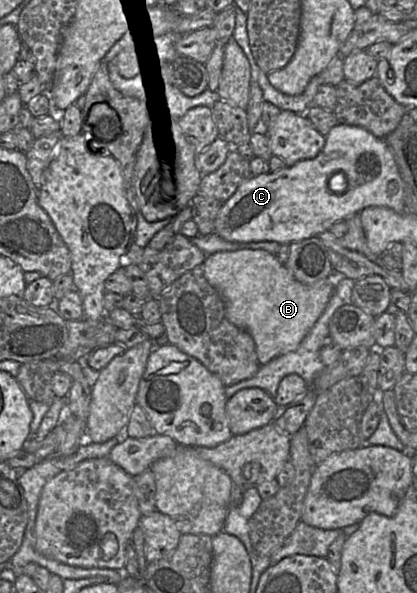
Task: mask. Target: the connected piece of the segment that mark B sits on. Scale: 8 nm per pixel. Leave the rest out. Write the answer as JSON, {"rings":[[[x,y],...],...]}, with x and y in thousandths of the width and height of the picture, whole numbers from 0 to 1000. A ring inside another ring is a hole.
{"rings":[[[628,420],[518,425],[499,430],[484,449],[499,477],[532,503],[552,543],[607,570],[624,617],[717,585],[799,491],[791,469],[753,481],[712,474],[657,428]]]}

